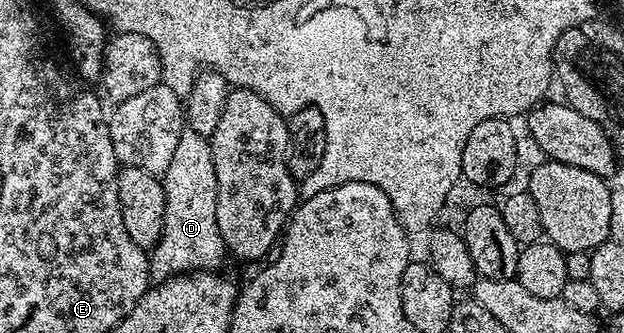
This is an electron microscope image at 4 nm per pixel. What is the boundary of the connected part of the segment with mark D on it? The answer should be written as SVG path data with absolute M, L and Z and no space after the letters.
M188 128L182 129L179 145L171 156L171 164L163 175L165 215L163 232L151 251L149 273L154 283L164 282L174 274L188 274L194 270L216 271L227 251L219 236L215 220L217 181L215 160L211 160L209 138Z

